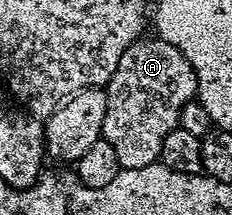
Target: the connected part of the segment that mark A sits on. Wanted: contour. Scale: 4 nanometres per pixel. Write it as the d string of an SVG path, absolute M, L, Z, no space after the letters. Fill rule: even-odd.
M158 36L140 37L138 42L129 44L121 56L121 64L117 64L117 72L106 84L107 103L105 104L105 120L103 121L102 138L113 148L117 156L120 170L129 168L145 168L156 165L160 161L162 145L166 136L179 128L179 117L182 115L183 106L189 104L197 94L199 85L197 76L185 60L185 56L173 44L169 44Z

